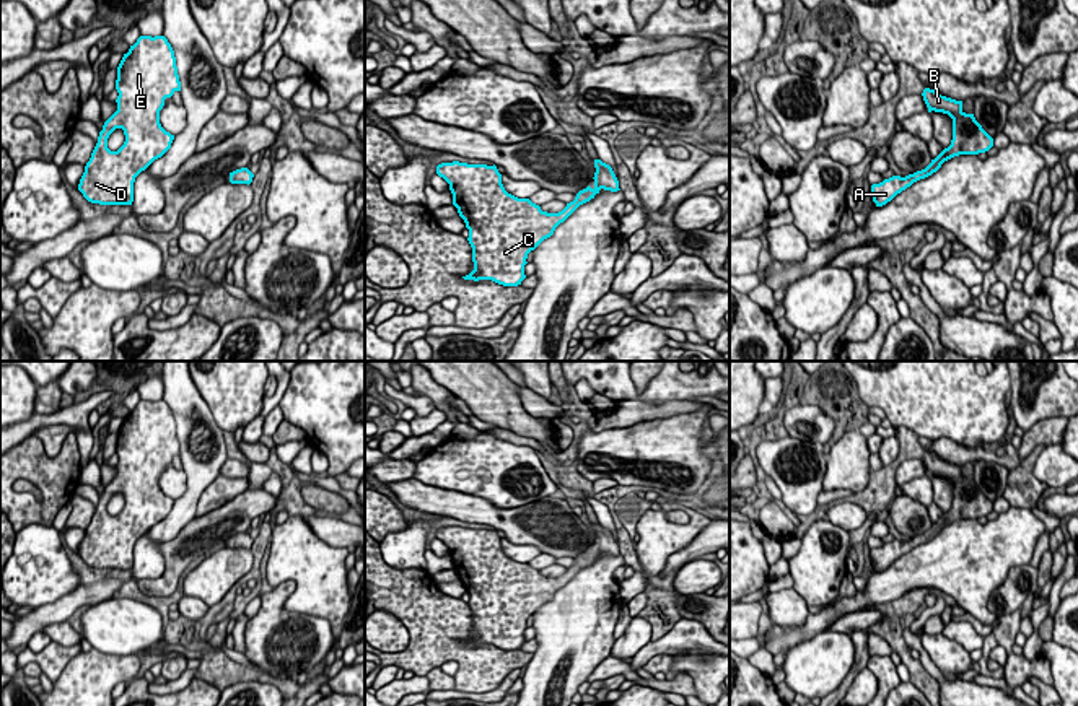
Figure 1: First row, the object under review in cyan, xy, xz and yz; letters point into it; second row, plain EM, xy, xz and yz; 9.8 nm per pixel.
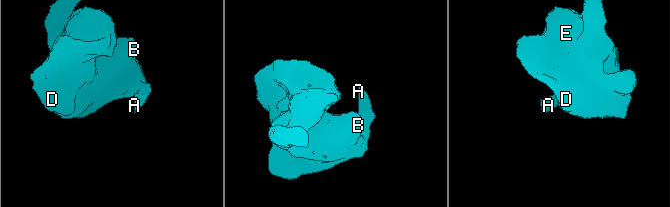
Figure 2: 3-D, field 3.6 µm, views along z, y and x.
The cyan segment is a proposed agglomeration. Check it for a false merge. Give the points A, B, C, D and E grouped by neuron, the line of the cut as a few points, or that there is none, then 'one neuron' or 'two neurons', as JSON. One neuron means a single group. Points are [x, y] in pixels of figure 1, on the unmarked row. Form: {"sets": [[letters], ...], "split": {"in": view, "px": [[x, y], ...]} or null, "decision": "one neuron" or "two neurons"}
{"sets": [["A", "B", "C", "D", "E"]], "split": null, "decision": "one neuron"}

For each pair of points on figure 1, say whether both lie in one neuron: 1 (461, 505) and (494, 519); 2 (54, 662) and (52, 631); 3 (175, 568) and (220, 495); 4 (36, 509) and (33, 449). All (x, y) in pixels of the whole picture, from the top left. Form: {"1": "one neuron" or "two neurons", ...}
{"1": "one neuron", "2": "two neurons", "3": "two neurons", "4": "one neuron"}

